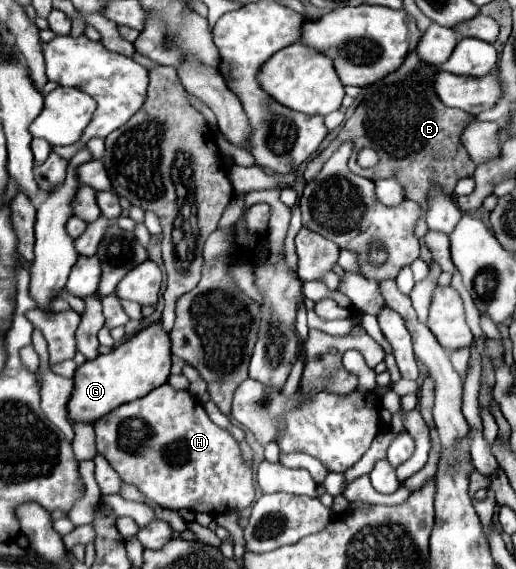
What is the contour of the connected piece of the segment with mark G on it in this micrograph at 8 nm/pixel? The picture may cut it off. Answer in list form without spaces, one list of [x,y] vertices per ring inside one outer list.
[[[155,322],[137,332],[127,342],[113,348],[109,354],[81,364],[75,372],[75,388],[67,404],[71,420],[95,422],[99,416],[115,410],[121,404],[149,394],[153,388],[163,386],[171,372],[171,338],[161,322]]]

